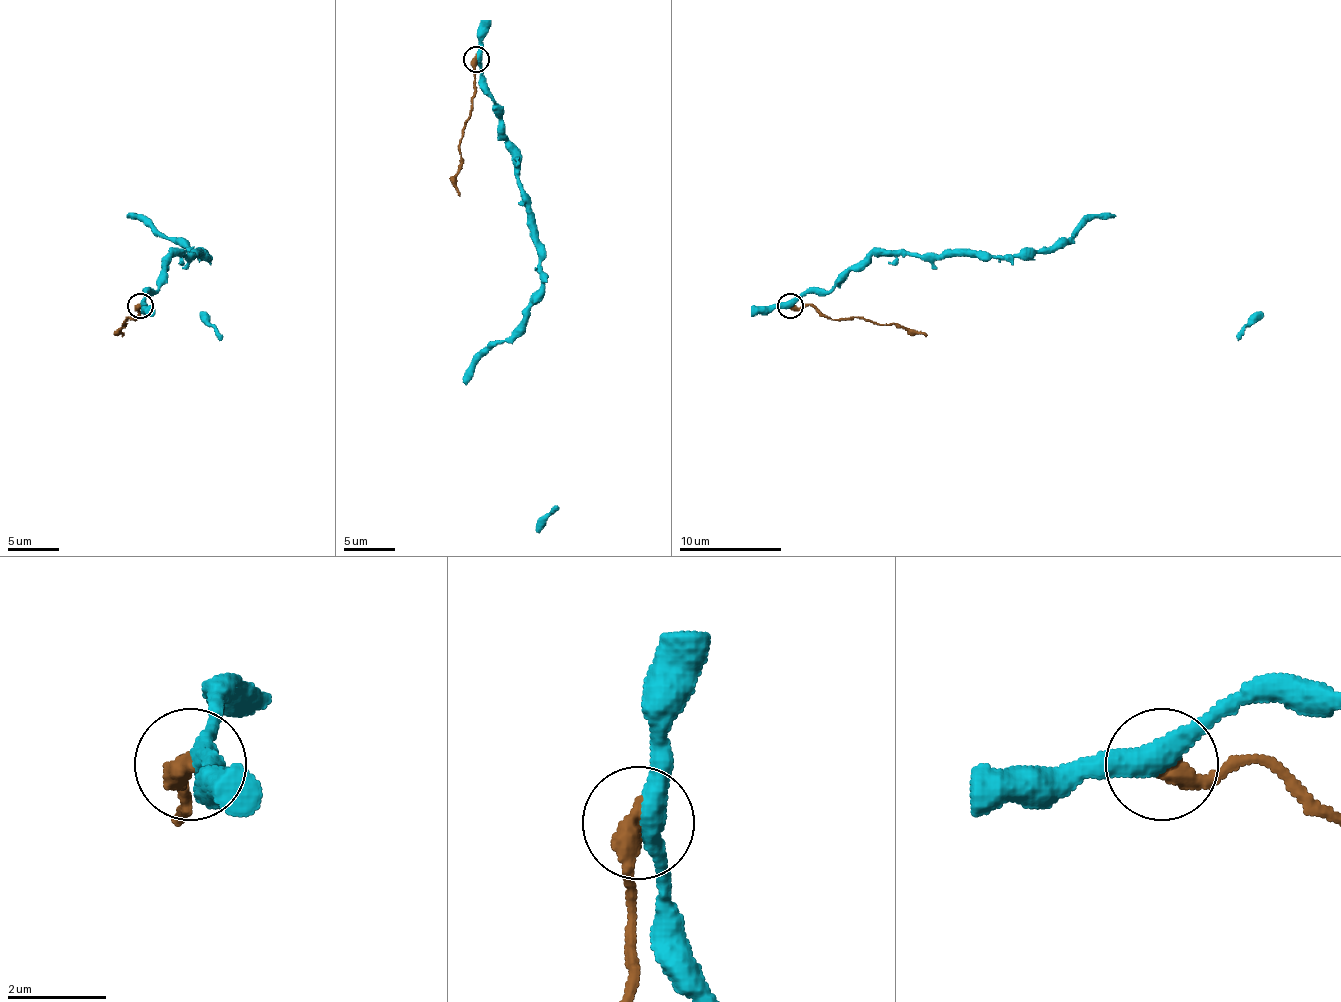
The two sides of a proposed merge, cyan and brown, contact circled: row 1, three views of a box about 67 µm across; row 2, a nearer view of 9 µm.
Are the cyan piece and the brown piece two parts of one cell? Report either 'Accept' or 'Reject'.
Reject

